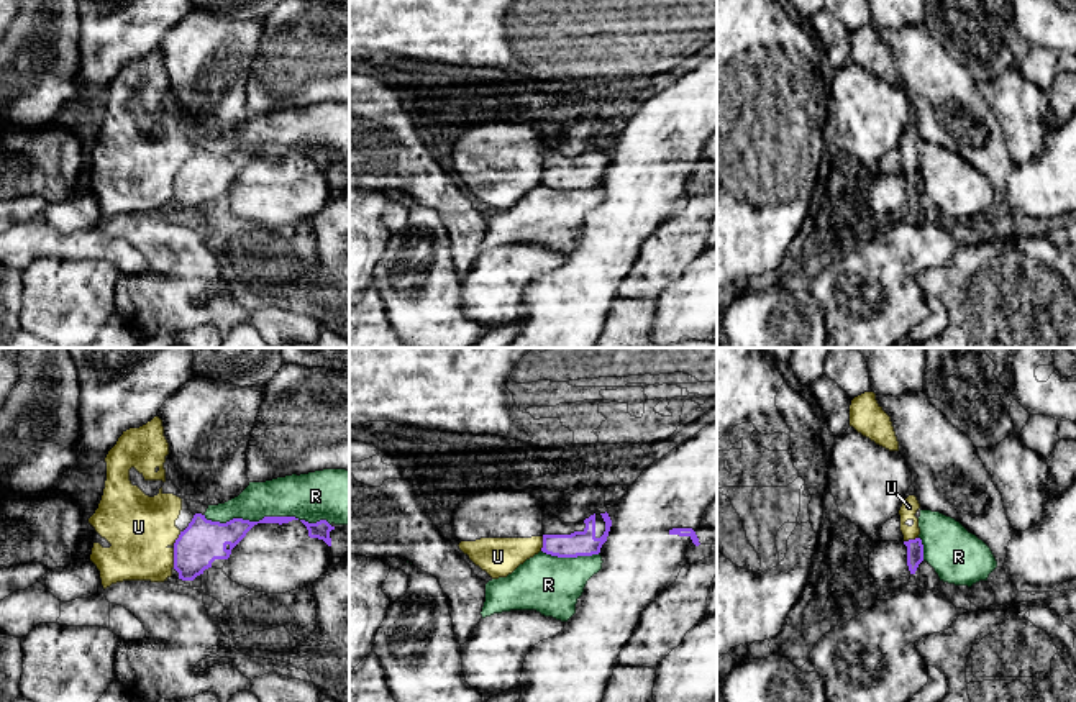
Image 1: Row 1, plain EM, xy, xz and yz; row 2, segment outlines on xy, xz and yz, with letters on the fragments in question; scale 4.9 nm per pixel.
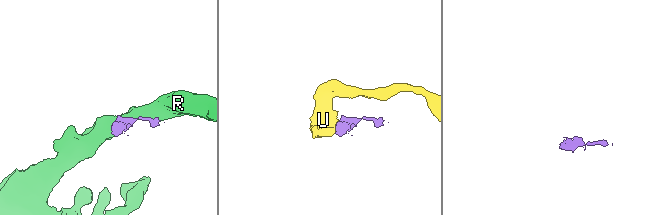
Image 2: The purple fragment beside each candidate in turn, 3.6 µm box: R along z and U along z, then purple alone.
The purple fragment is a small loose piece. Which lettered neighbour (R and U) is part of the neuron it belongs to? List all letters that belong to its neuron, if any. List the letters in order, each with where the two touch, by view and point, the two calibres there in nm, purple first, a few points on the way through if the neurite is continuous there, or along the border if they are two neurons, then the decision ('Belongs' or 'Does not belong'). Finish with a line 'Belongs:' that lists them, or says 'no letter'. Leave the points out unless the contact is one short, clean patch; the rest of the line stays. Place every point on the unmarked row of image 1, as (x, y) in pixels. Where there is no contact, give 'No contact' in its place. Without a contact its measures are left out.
R: Touches purple at xy (266, 150). Thickness 120 nm (purple) against 240 nm. Does not belong
U: Touches purple at xy (174, 191). Thickness 220 nm (purple) against 320 nm. Boundary: xy (173, 181), (174, 199). Does not belong
Belongs: no letter

